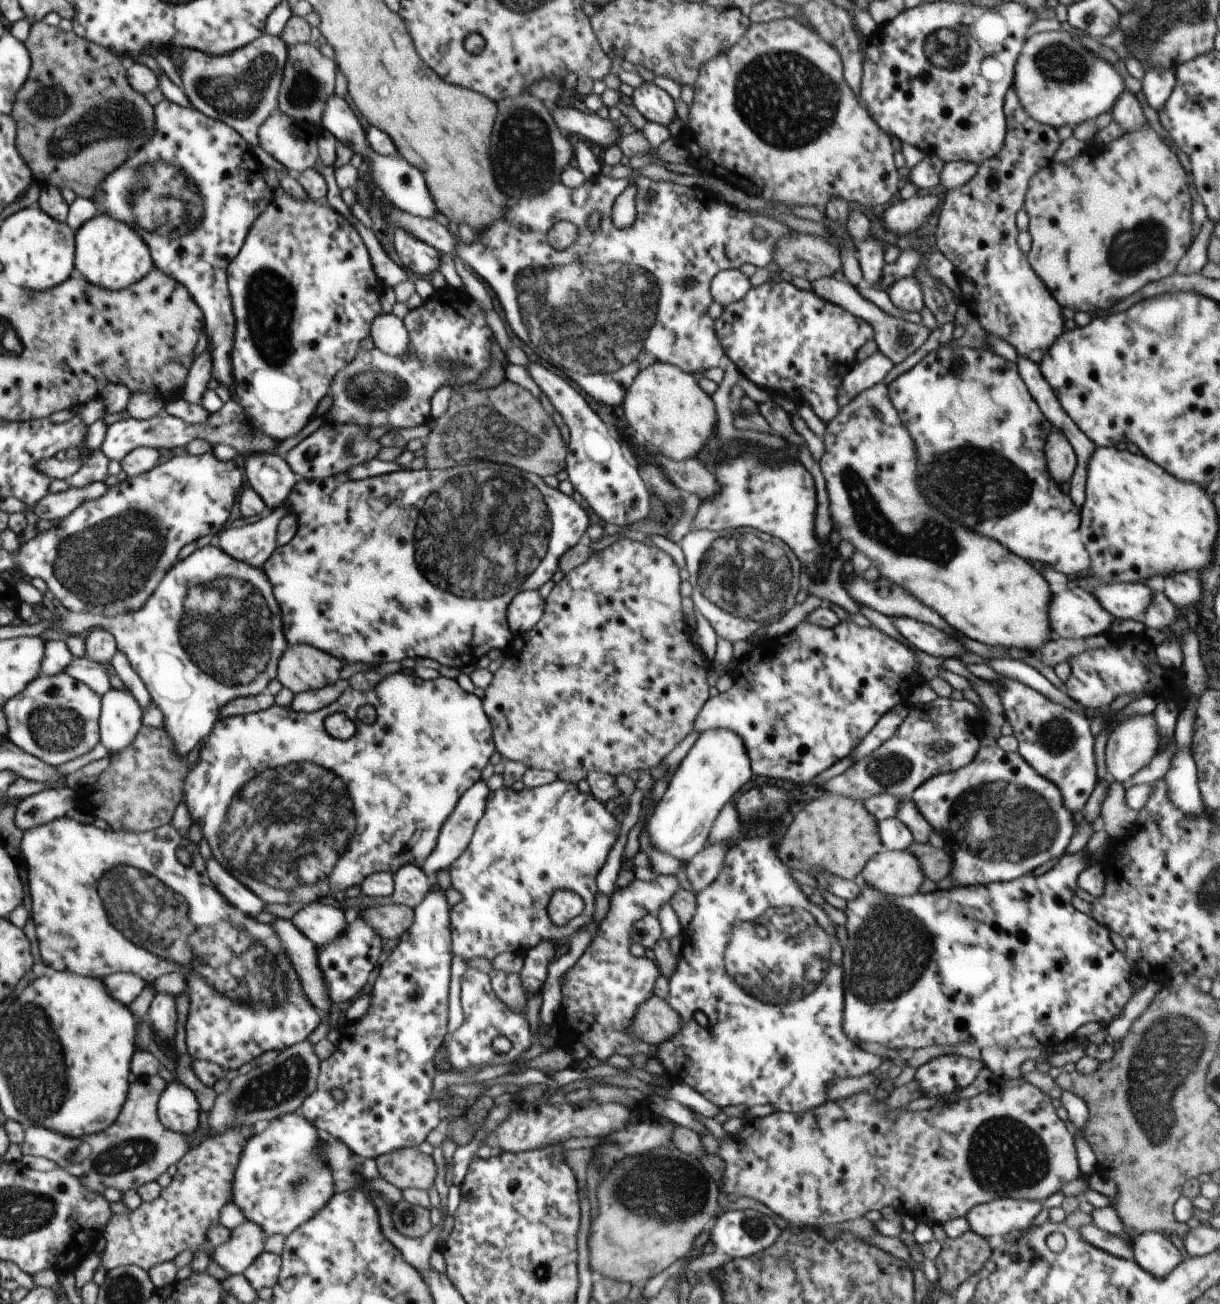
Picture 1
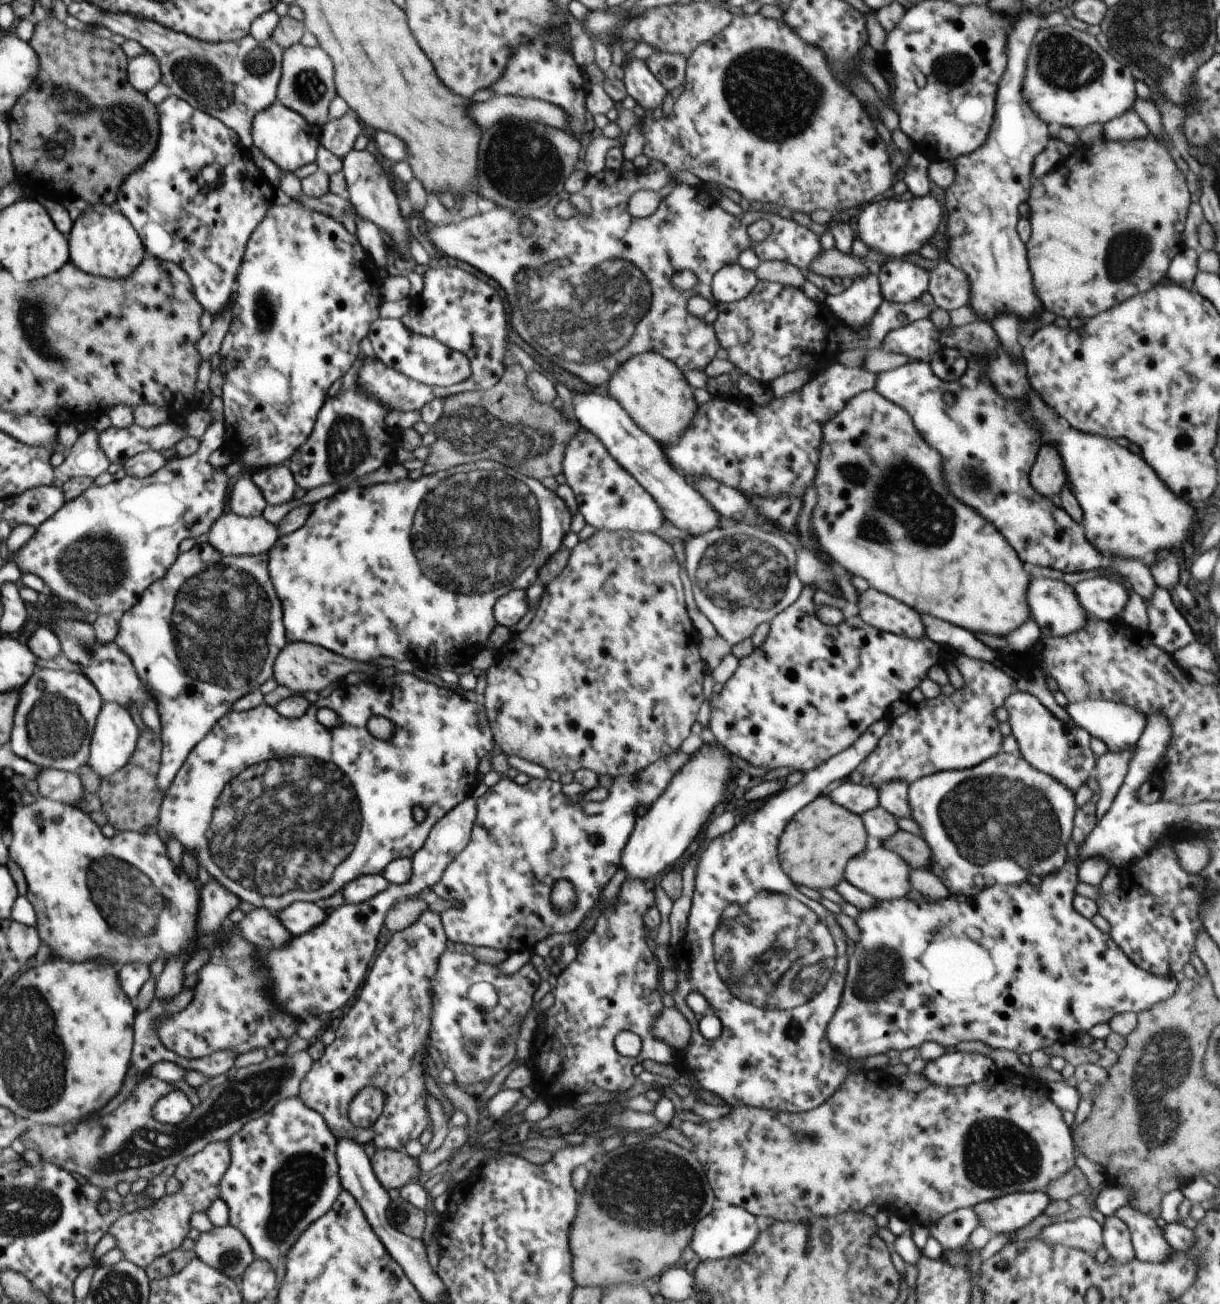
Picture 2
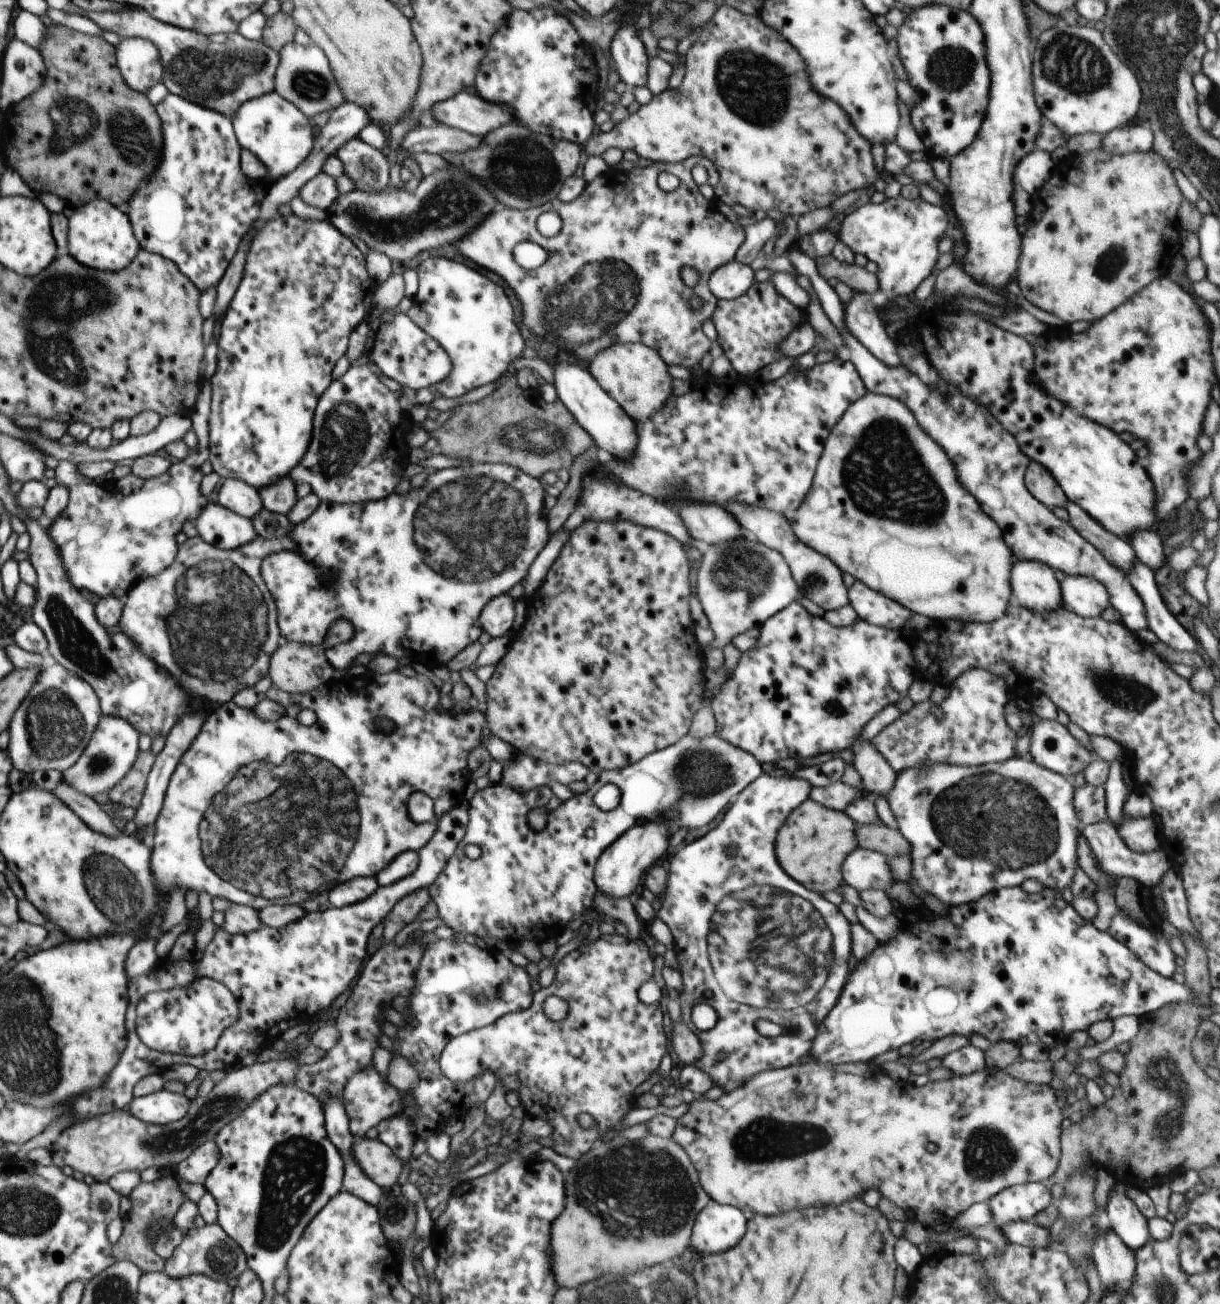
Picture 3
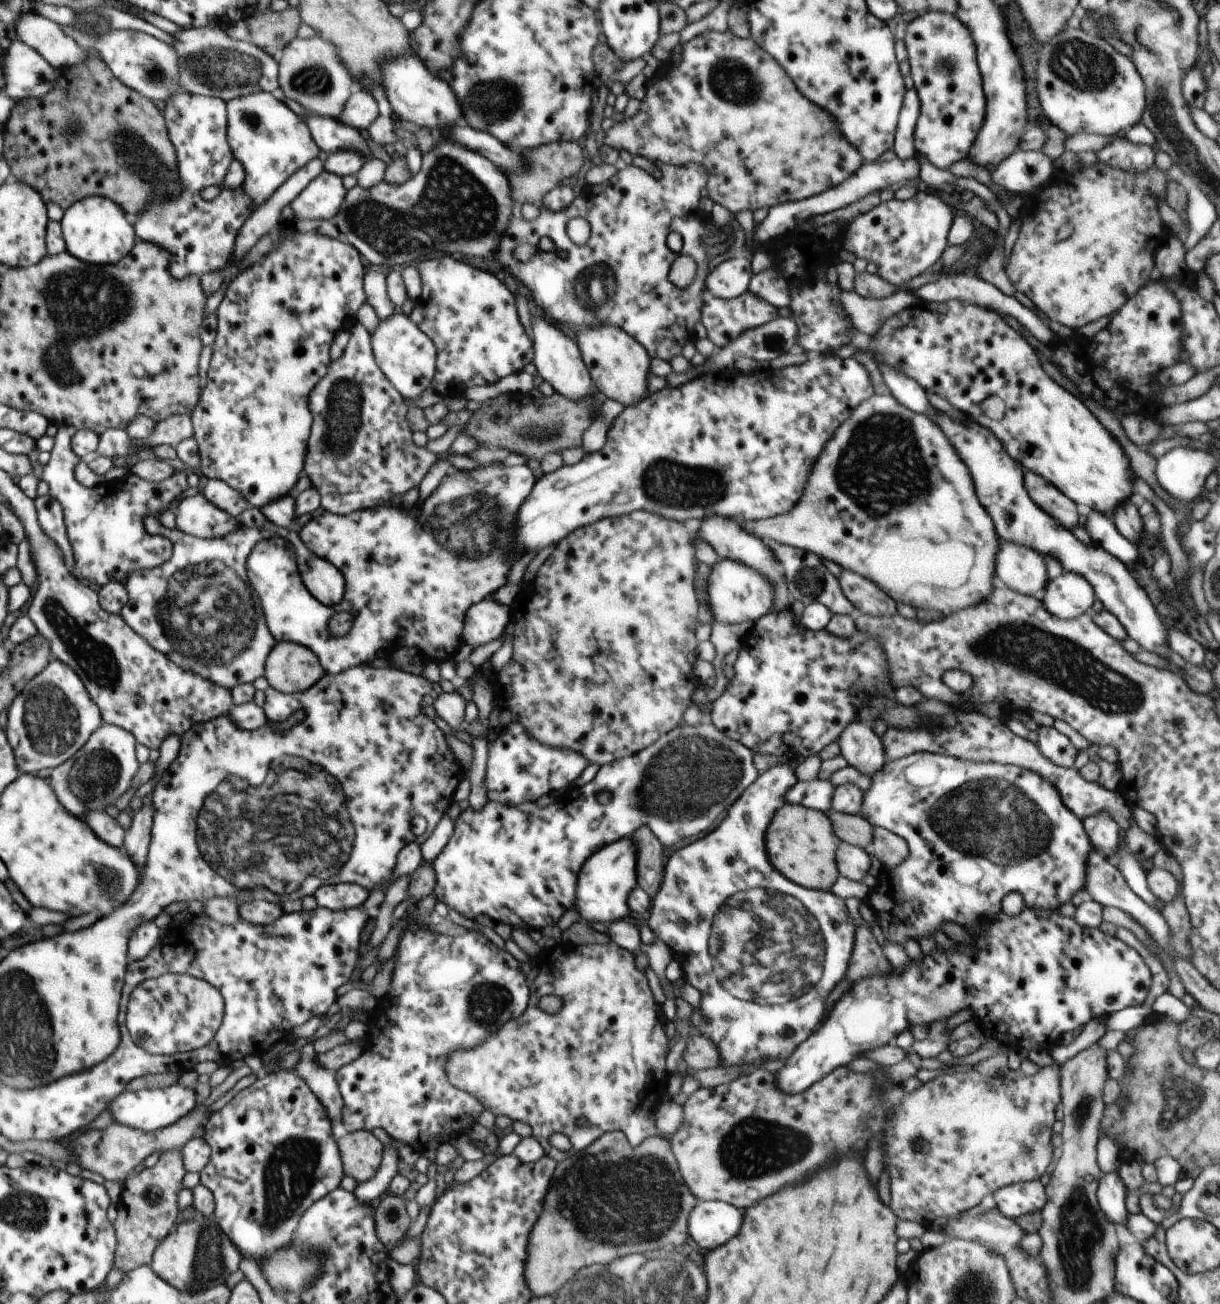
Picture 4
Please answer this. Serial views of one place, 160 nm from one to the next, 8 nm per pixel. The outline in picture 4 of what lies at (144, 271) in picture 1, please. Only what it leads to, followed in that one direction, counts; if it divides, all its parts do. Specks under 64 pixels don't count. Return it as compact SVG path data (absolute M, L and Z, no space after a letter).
M97 195L74 202L60 221L66 251L78 258L78 261L92 265L114 265L129 257L136 236L132 224L122 212L123 209L112 199Z

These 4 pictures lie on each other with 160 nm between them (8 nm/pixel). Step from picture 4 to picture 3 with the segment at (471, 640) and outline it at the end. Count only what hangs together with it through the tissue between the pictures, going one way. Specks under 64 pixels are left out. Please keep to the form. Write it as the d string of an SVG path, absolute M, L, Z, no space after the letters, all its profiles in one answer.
M508 593L490 600L478 618L483 632L492 638L504 637L512 633L516 601Z

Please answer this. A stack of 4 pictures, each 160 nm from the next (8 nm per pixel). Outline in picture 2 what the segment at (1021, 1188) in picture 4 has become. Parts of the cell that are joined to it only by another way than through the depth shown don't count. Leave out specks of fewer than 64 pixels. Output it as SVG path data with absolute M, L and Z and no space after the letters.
M1042 1190L1014 1192L974 1207L980 1225L993 1235L1014 1233L1041 1216L1051 1199Z

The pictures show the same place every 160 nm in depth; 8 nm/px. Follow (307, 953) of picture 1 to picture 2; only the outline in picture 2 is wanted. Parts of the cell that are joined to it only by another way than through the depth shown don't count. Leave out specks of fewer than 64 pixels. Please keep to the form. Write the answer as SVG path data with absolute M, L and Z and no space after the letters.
M257 907L245 914L240 922L234 926L230 924L230 928L232 933L238 932L258 950L263 947L286 946L286 942L290 942L292 938L292 934L285 930L277 916L263 907Z

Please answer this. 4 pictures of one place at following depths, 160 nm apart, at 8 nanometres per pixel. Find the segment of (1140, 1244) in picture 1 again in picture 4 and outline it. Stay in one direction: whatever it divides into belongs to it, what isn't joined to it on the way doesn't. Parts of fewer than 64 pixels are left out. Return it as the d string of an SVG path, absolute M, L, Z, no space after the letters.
M1110 1172L1100 1178L1096 1192L1098 1204L1114 1224L1124 1225L1124 1220L1128 1218L1129 1213L1125 1204L1126 1191L1127 1188L1118 1173Z

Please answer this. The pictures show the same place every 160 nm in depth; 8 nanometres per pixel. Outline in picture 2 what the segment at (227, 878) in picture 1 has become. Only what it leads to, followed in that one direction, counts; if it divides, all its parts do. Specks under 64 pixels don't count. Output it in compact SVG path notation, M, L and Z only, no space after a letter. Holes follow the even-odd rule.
M210 878L207 884L200 889L200 914L198 914L198 932L207 935L212 934L214 930L222 928L228 922L228 914L238 909L240 898L236 894L230 894L220 882ZM202 928L202 930L200 930Z

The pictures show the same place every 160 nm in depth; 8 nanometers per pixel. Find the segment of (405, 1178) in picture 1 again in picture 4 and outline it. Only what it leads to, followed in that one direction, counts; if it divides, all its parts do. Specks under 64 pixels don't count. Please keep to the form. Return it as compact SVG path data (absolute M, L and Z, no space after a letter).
M358 1130L337 1142L345 1176L358 1183L374 1178L382 1162L385 1146L371 1131Z

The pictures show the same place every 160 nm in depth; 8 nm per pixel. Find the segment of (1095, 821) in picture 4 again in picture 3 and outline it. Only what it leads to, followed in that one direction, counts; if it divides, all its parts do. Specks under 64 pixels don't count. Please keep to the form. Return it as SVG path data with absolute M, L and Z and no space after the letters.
M1109 820L1098 821L1095 824L1083 826L1081 835L1086 838L1086 842L1088 842L1094 857L1097 859L1098 868L1104 874L1108 874L1108 876L1110 874L1116 876L1117 880L1129 877L1143 886L1154 888L1160 883L1162 876L1170 868L1167 855L1162 849L1154 850L1154 853L1147 855L1147 857L1140 857L1130 850L1120 837L1118 828Z

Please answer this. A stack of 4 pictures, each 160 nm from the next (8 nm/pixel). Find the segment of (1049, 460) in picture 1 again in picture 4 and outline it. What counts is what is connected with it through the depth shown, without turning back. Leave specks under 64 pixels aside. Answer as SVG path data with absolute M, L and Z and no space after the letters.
M1025 471L1023 480L1027 494L1038 508L1044 510L1066 530L1072 531L1078 527L1078 508L1070 498L1034 472Z

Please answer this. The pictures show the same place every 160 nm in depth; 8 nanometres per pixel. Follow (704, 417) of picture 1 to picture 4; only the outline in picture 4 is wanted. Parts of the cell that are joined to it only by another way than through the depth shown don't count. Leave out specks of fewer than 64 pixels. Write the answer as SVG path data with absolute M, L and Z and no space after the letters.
M610 324L582 326L576 330L575 336L593 384L604 398L616 400L626 408L648 396L648 377L654 375L650 371L651 357L634 338Z

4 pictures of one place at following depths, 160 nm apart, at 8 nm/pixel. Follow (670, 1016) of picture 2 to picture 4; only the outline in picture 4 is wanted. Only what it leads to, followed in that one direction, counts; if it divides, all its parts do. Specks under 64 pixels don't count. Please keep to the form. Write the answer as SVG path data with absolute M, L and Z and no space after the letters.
M695 1033L686 1040L683 1058L693 1071L719 1067L722 1062L717 1047L706 1036Z

